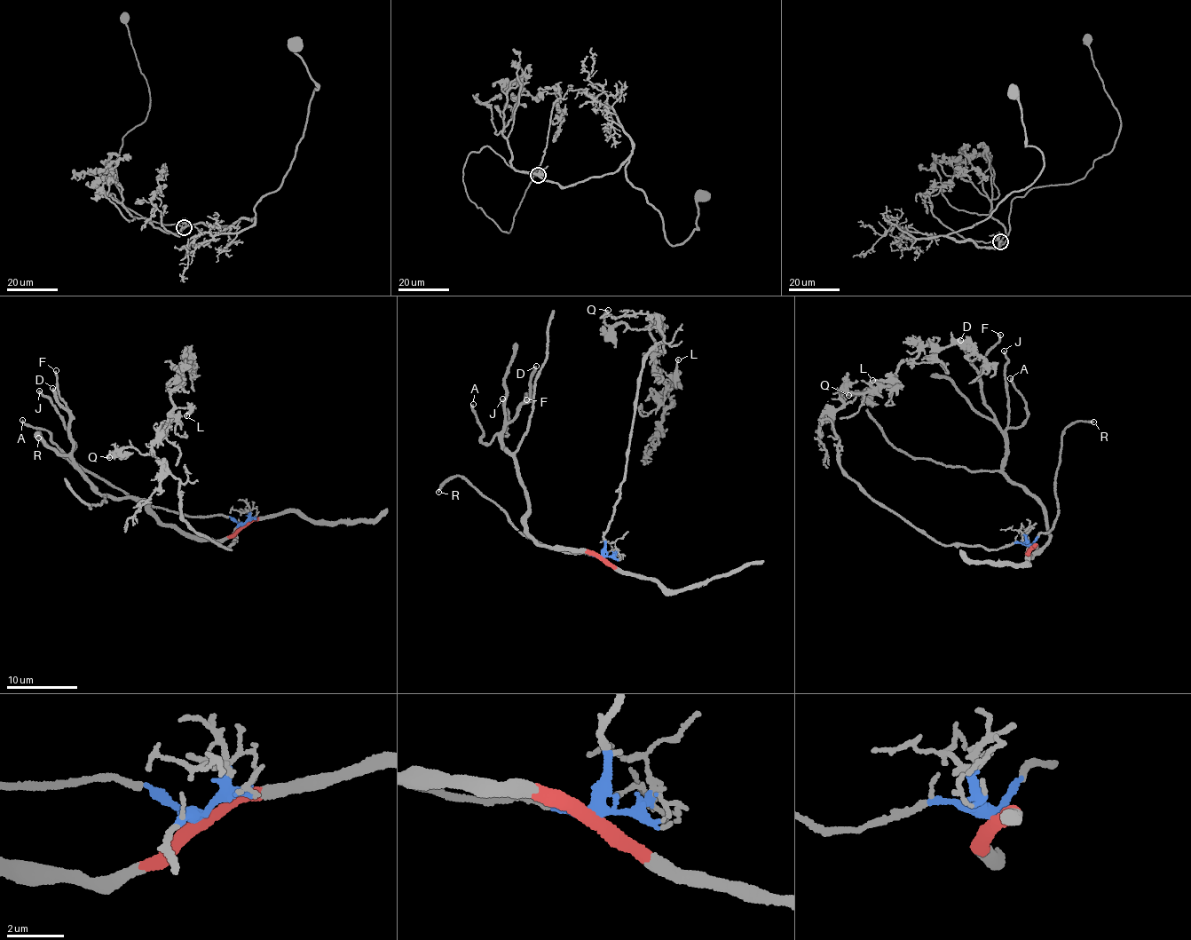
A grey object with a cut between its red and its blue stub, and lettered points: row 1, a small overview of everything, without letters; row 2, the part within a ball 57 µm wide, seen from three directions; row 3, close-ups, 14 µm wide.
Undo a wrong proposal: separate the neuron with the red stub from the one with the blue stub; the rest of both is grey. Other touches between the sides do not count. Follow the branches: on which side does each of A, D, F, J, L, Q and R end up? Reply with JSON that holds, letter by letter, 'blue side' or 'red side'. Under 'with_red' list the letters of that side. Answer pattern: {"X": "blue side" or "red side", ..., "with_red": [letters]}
{"A": "red side", "D": "red side", "F": "red side", "J": "red side", "L": "blue side", "Q": "blue side", "R": "blue side", "with_red": ["A", "D", "F", "J"]}

